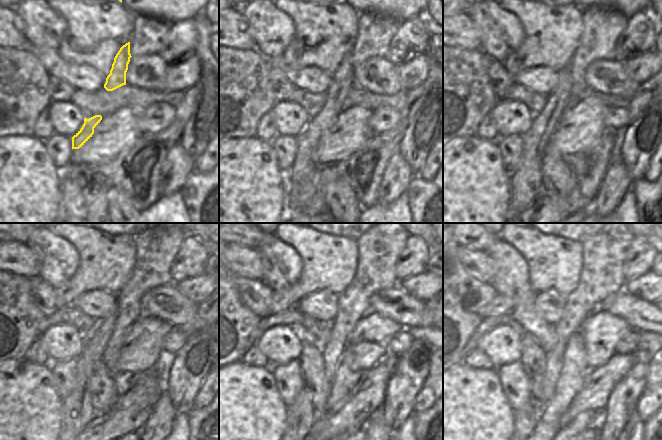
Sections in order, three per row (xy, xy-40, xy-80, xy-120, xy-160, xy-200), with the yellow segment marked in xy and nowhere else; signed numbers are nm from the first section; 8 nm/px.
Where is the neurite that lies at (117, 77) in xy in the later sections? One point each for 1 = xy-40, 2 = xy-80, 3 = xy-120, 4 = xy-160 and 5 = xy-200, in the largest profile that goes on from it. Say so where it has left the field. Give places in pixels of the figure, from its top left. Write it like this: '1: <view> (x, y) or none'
1: xy-40 (301, 182)
2: xy-80 (526, 182)
3: xy-120 (77, 412)
4: xy-160 (300, 416)
5: xy-200 (525, 418)

